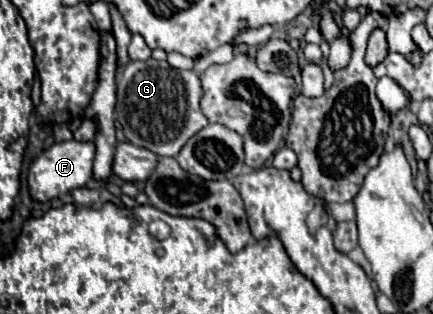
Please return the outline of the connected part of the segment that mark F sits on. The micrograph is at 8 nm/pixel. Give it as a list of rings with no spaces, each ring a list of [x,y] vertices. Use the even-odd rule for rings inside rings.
[[[67,140],[67,142],[55,142],[47,150],[43,150],[31,162],[31,168],[29,168],[29,174],[27,174],[31,198],[37,200],[37,202],[47,202],[47,200],[57,198],[57,196],[61,196],[61,194],[65,194],[73,188],[85,186],[87,180],[93,176],[93,156],[95,156],[93,142]]]

